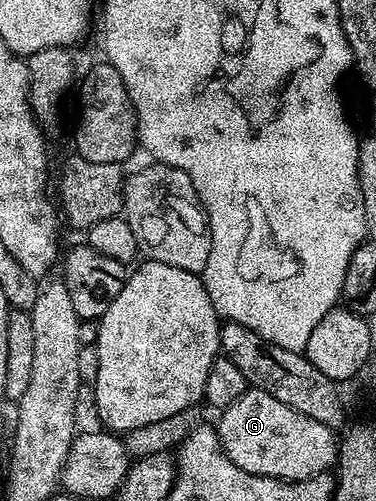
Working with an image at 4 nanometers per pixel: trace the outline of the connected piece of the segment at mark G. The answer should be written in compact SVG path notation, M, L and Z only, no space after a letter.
M248 387L241 399L228 405L218 416L217 432L223 454L241 467L241 471L282 481L304 481L336 464L337 437L333 430L261 389Z

